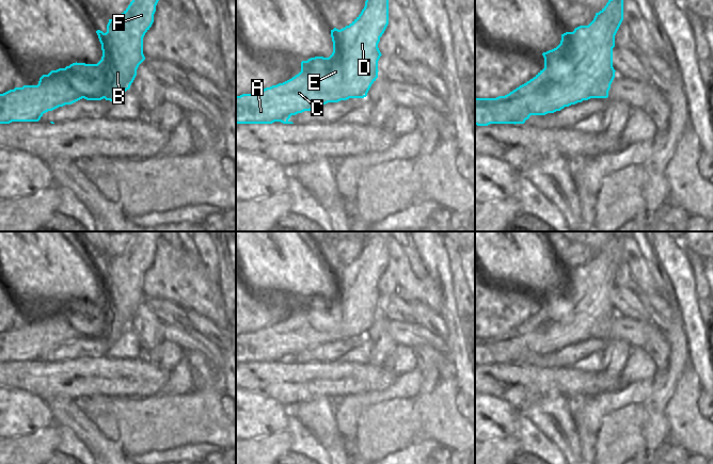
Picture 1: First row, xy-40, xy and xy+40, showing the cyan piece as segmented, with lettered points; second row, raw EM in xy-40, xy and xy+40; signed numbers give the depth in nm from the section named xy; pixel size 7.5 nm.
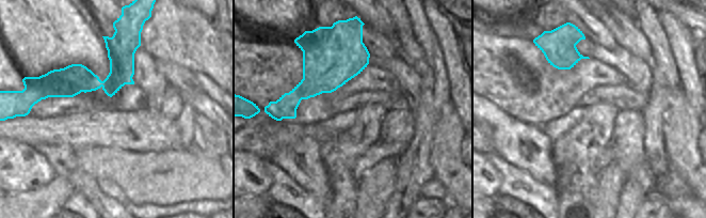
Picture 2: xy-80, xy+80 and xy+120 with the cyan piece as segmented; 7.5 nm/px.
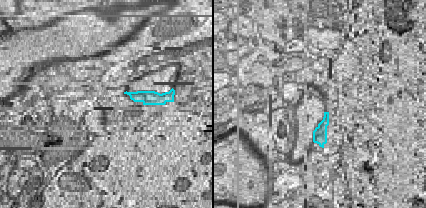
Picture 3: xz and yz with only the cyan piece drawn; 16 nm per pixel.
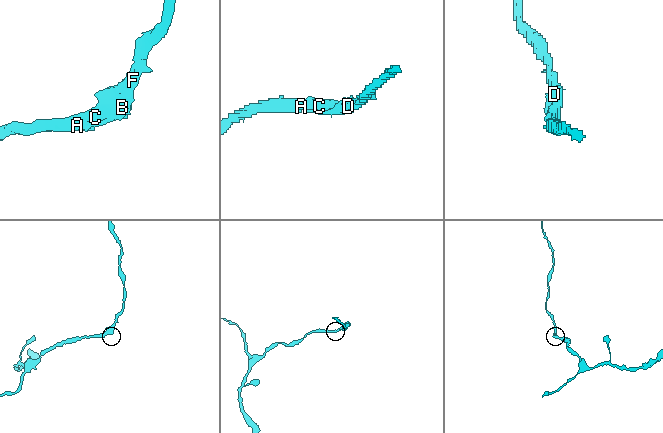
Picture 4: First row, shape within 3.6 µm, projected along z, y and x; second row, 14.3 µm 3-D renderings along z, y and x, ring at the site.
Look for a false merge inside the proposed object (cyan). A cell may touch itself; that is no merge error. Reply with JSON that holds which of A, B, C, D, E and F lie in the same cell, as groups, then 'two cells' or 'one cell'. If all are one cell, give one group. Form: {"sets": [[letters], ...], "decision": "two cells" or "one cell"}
{"sets": [["A", "B", "C", "D", "E", "F"]], "decision": "one cell"}

